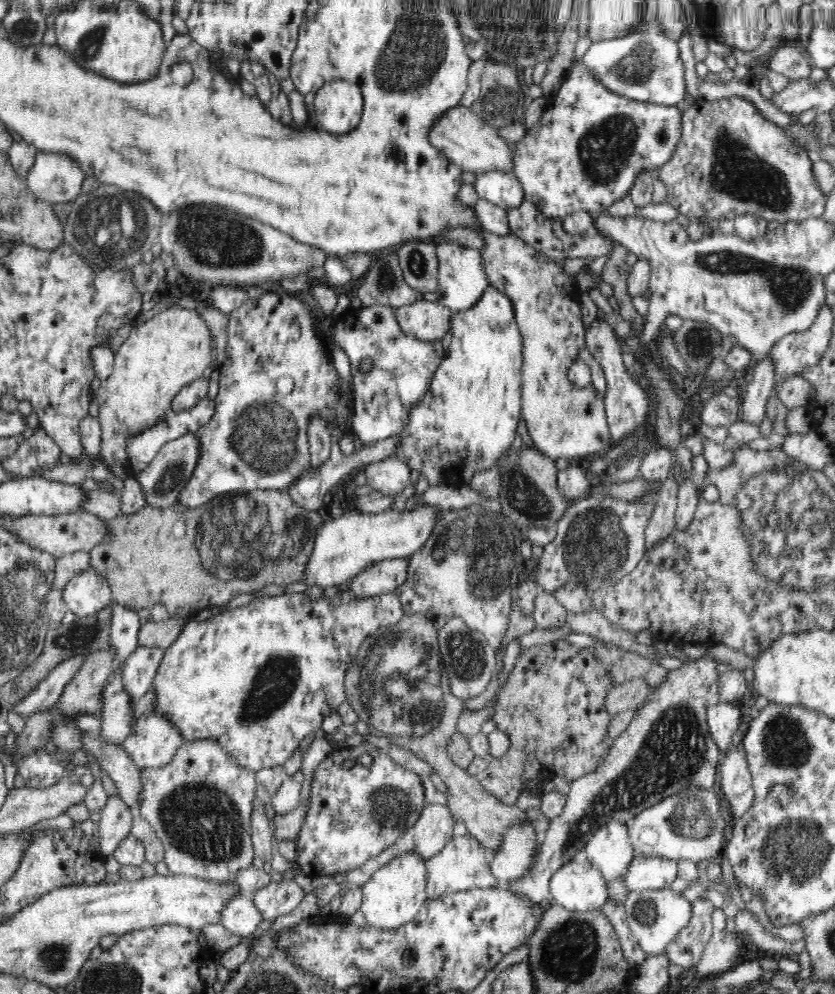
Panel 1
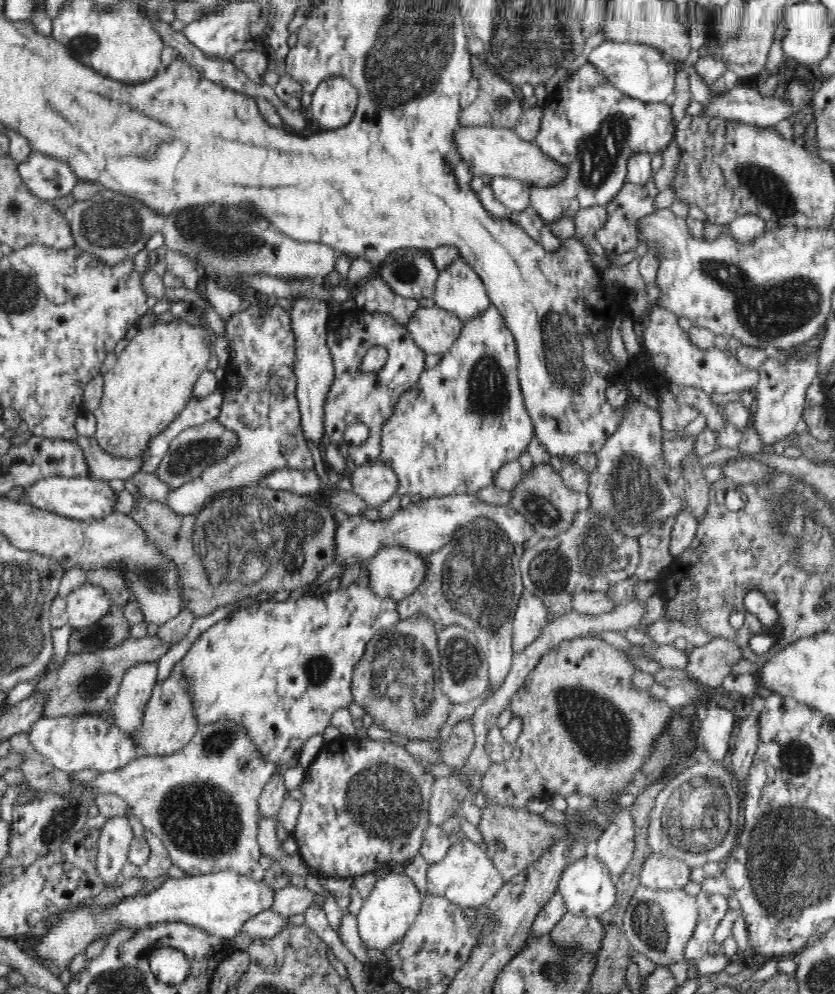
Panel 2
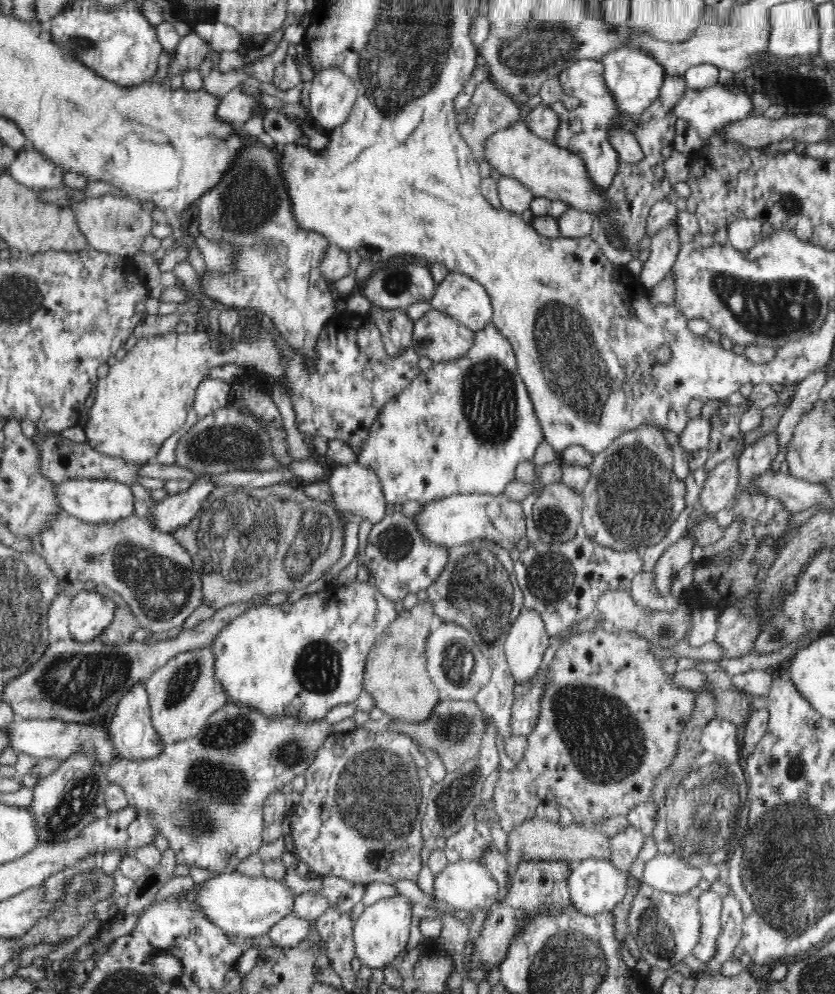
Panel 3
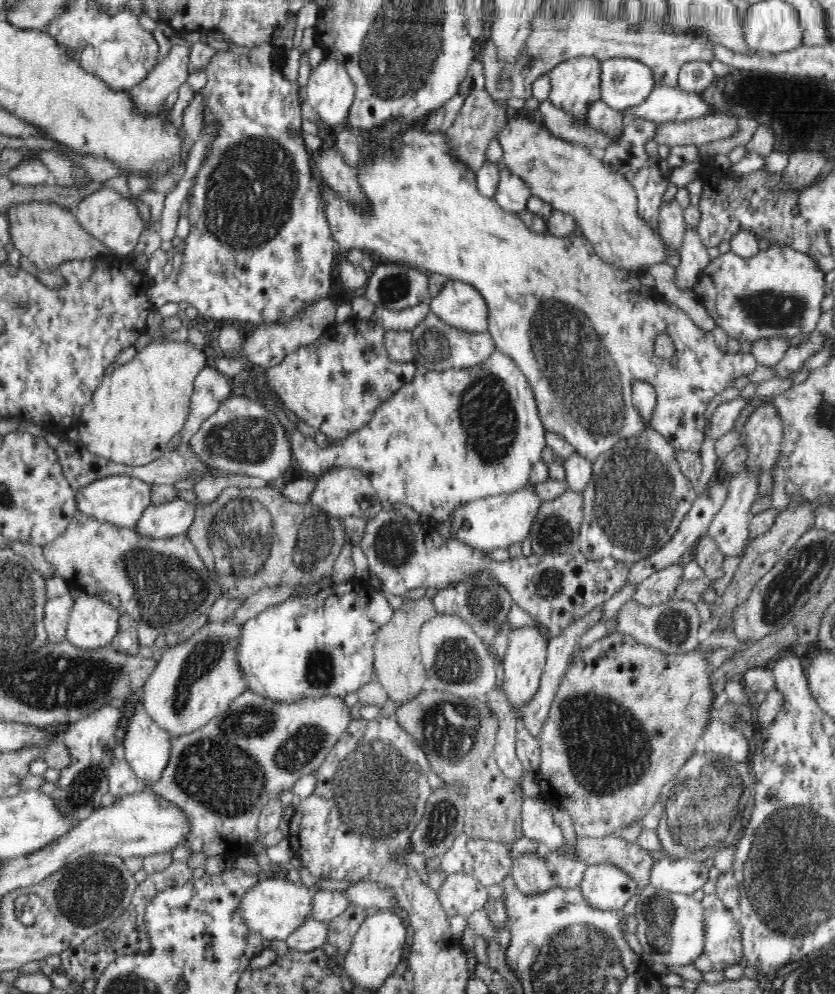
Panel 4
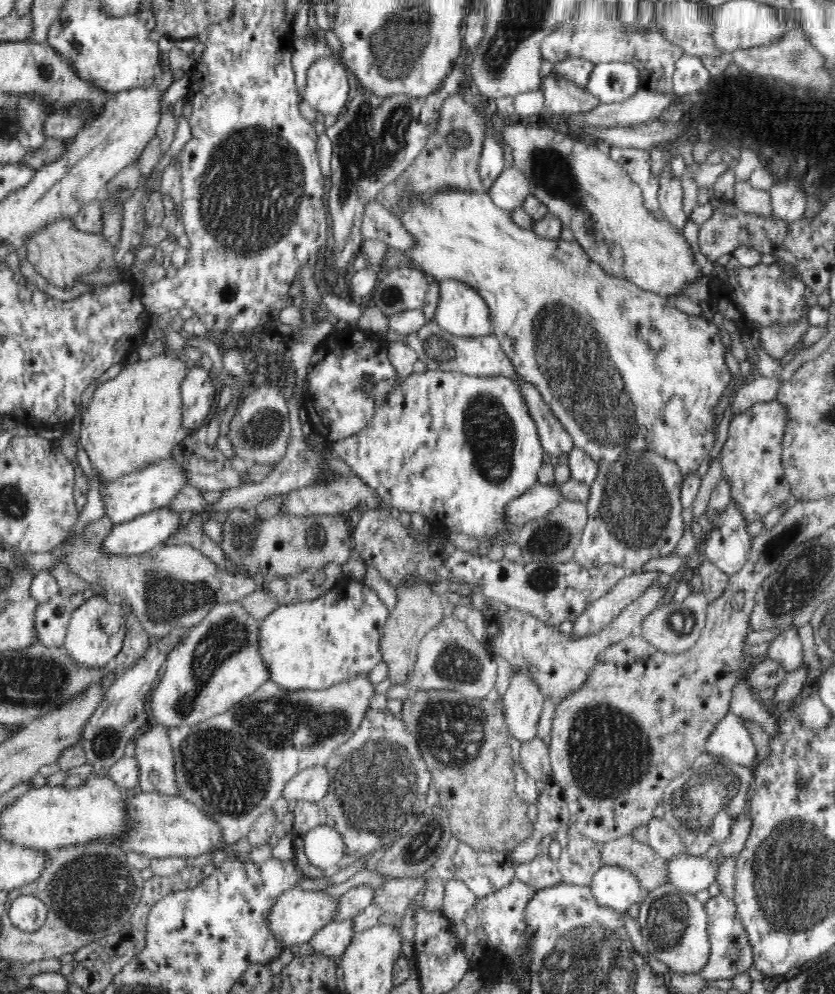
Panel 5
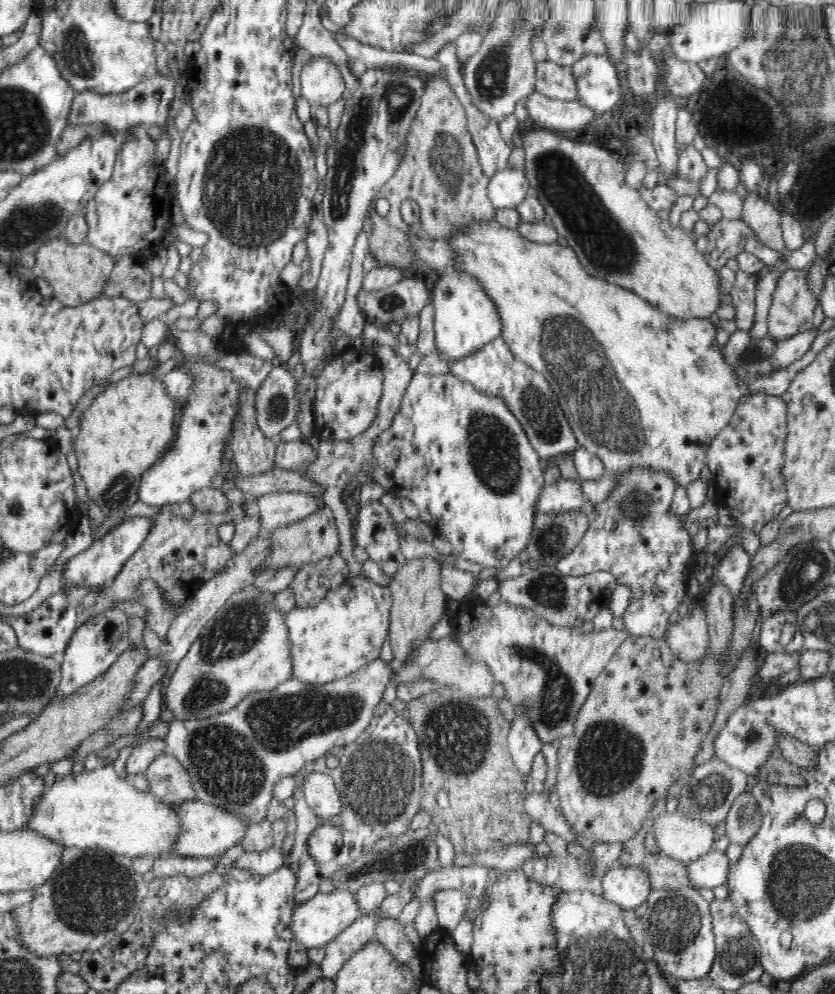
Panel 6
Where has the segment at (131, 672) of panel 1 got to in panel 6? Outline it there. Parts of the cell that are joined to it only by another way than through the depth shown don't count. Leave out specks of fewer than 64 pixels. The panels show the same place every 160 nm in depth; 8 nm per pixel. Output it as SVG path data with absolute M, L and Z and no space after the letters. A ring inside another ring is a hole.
M167 751L156 756L145 773L148 790L162 801L174 805L196 799L194 785L190 783L190 773Z

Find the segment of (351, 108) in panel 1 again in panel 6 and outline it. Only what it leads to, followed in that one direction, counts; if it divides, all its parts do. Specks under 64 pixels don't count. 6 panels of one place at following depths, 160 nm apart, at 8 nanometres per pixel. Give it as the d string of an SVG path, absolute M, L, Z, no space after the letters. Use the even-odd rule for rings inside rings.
M312 56L302 68L301 95L313 109L340 100L345 82L340 69L324 56Z

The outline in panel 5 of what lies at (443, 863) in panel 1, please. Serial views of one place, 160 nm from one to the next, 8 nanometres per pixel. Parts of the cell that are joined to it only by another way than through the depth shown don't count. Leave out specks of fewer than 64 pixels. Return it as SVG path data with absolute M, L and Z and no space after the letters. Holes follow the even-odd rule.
M451 879L445 882L445 896L440 912L452 924L466 922L477 899L464 882Z

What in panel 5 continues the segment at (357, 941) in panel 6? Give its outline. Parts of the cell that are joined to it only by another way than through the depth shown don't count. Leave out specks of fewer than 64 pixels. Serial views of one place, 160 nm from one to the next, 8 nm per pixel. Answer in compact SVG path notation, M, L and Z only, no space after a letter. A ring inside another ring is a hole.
M352 919L333 921L314 934L312 940L308 940L308 944L316 953L335 959L344 954L354 935Z

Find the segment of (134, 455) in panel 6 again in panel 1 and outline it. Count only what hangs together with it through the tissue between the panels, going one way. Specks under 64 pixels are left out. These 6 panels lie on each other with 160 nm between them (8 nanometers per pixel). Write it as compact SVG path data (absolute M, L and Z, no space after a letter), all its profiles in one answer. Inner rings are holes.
M168 306L146 322L133 326L129 337L115 353L113 372L109 378L102 381L96 398L99 407L97 420L102 430L101 458L114 475L126 479L123 472L124 465L128 463L126 444L130 438L152 429L159 423L163 416L170 412L174 398L182 388L203 376L204 370L212 366L213 348L212 333L194 309Z

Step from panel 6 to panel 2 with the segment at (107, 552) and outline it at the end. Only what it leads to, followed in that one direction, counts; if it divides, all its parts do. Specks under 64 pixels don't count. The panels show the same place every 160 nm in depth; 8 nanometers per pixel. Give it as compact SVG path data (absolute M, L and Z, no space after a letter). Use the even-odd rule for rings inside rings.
M252 302L248 309L240 313L236 312L230 320L226 320L225 332L229 340L227 343L231 345L230 360L224 363L225 376L221 382L223 404L217 420L238 436L239 444L234 450L230 450L228 456L222 456L220 460L204 468L200 476L169 492L164 503L180 516L197 514L218 492L229 488L259 486L261 478L269 472L285 468L306 472L313 470L314 467L314 458L303 436L301 413L296 397L297 380L294 375L296 345L289 309L287 306L277 305L262 308L259 305L253 305Z

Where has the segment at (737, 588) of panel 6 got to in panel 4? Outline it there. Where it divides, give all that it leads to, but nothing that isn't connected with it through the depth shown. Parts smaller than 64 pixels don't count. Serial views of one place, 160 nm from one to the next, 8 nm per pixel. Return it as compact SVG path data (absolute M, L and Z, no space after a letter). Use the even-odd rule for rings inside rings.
M747 468L734 474L729 484L728 498L726 498L724 506L722 506L720 512L714 516L710 526L707 528L707 535L716 541L719 551L725 557L740 556L749 545L749 526L752 518L750 510L758 496L758 475L759 472L747 470Z

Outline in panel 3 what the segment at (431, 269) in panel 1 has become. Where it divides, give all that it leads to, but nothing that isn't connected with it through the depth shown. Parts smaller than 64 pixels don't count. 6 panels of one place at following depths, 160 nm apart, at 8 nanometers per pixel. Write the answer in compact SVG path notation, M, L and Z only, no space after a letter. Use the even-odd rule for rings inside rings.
M397 254L381 262L381 267L373 271L369 279L364 282L361 291L363 298L369 303L375 304L386 310L404 309L410 304L418 302L429 302L436 290L436 282L429 271L428 262L424 258L412 256L412 254Z

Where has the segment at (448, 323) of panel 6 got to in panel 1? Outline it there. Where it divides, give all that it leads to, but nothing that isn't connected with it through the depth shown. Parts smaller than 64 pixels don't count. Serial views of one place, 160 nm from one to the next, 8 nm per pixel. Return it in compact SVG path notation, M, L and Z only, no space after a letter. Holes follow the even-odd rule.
M443 238L434 241L439 262L439 273L437 276L437 298L440 304L447 306L453 312L464 311L472 308L478 298L482 298L482 294L486 290L489 282L485 270L480 249L466 248L455 242L443 240Z

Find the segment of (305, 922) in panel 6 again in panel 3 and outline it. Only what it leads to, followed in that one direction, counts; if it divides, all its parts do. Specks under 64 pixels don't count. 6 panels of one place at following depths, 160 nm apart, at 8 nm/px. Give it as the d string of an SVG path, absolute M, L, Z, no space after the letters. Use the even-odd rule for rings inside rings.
M236 872L219 874L211 880L200 884L199 890L193 895L199 910L227 935L252 939L265 935L286 916L293 915L294 892L284 886L280 880L270 880L262 877L250 877Z

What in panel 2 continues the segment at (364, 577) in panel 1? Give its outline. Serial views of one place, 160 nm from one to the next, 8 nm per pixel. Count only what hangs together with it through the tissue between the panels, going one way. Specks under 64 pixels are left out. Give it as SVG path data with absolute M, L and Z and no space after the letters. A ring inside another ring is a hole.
M398 545L382 547L368 561L368 588L395 601L410 596L426 578L424 556Z

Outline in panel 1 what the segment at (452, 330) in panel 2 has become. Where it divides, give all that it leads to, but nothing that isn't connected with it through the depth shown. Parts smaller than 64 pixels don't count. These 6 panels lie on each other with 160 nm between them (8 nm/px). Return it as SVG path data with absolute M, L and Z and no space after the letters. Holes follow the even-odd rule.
M422 299L394 309L394 315L402 330L418 340L442 340L451 329L453 311L437 302Z

